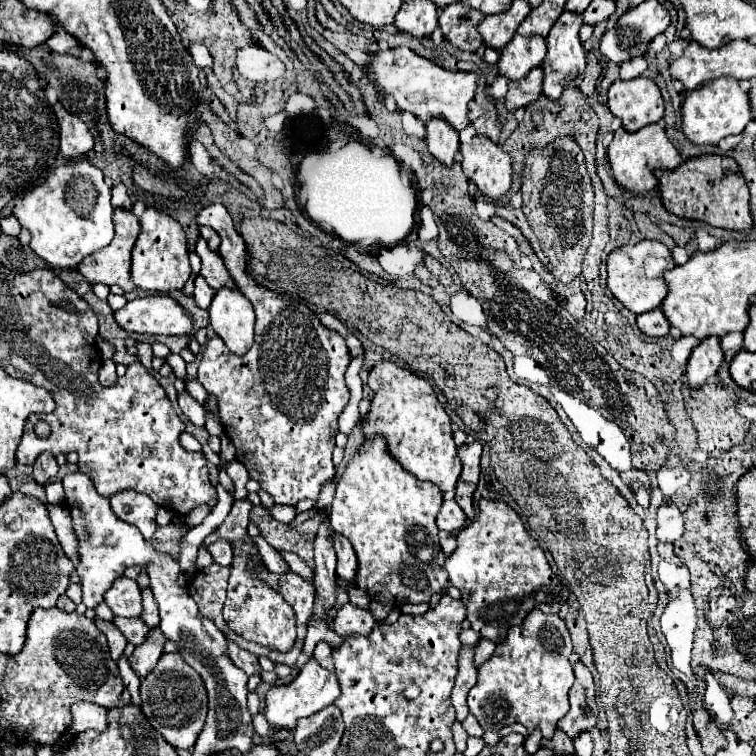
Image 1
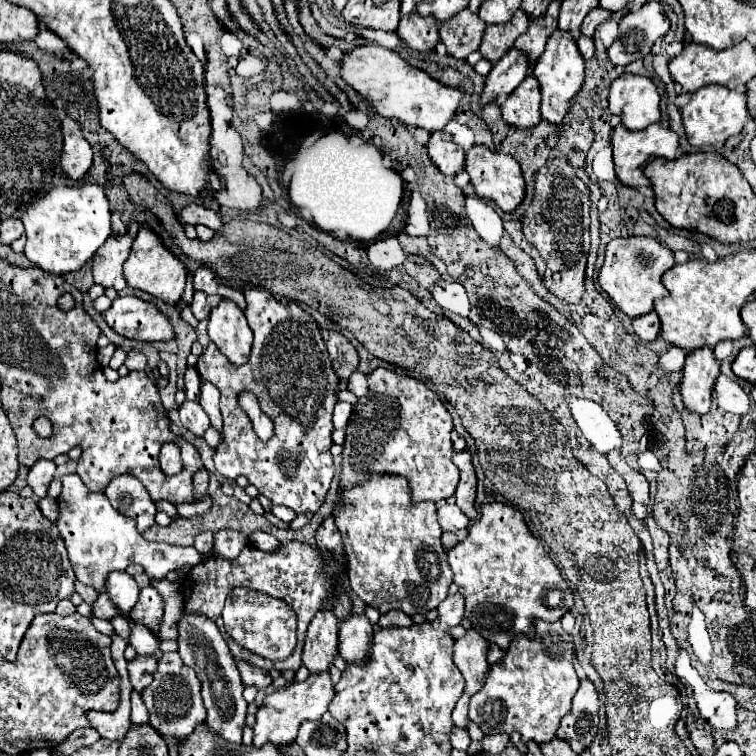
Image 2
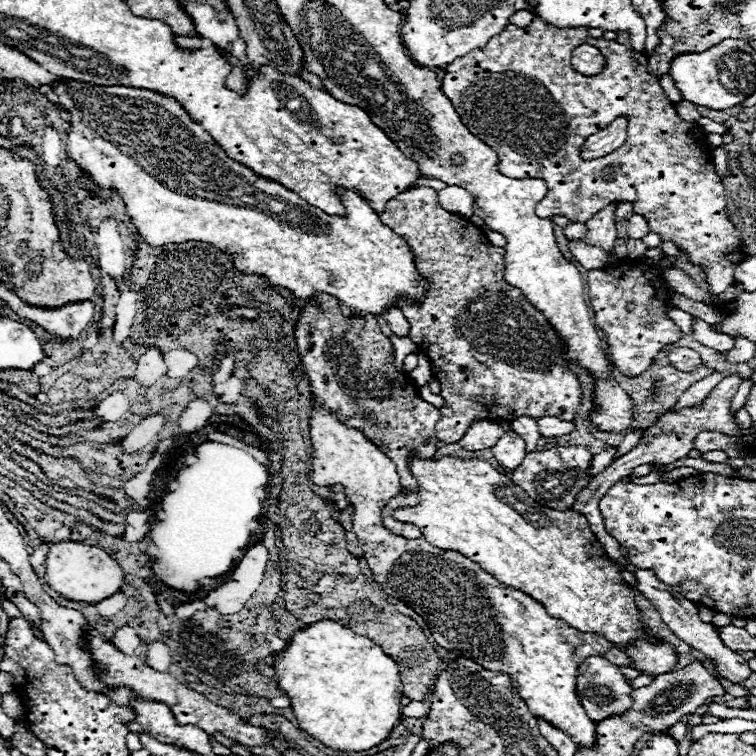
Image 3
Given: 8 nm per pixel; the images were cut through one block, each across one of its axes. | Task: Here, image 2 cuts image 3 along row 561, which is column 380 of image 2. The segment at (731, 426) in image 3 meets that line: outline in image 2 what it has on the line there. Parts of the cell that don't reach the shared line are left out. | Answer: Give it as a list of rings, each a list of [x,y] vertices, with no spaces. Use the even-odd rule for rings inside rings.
[[[390,610],[390,612],[386,612],[386,616],[380,616],[378,624],[380,624],[382,628],[390,628],[390,626],[410,626],[410,624],[412,624],[412,618],[406,616],[404,612]]]

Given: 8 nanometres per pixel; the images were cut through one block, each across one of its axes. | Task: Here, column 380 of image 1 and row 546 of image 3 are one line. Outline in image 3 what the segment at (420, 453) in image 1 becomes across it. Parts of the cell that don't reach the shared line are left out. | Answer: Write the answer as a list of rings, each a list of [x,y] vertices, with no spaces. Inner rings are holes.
[[[318,404],[310,420],[310,438],[314,448],[312,482],[318,486],[342,484],[346,488],[356,510],[352,530],[382,590],[420,614],[442,648],[476,660],[486,670],[508,674],[534,716],[542,716],[568,732],[578,746],[590,746],[594,742],[594,720],[588,718],[576,696],[576,668],[584,658],[602,656],[614,644],[600,634],[580,632],[564,620],[552,618],[532,596],[498,582],[460,552],[434,548],[422,536],[404,538],[392,534],[382,524],[382,512],[404,490],[396,464],[362,432],[340,424],[332,412]]]

